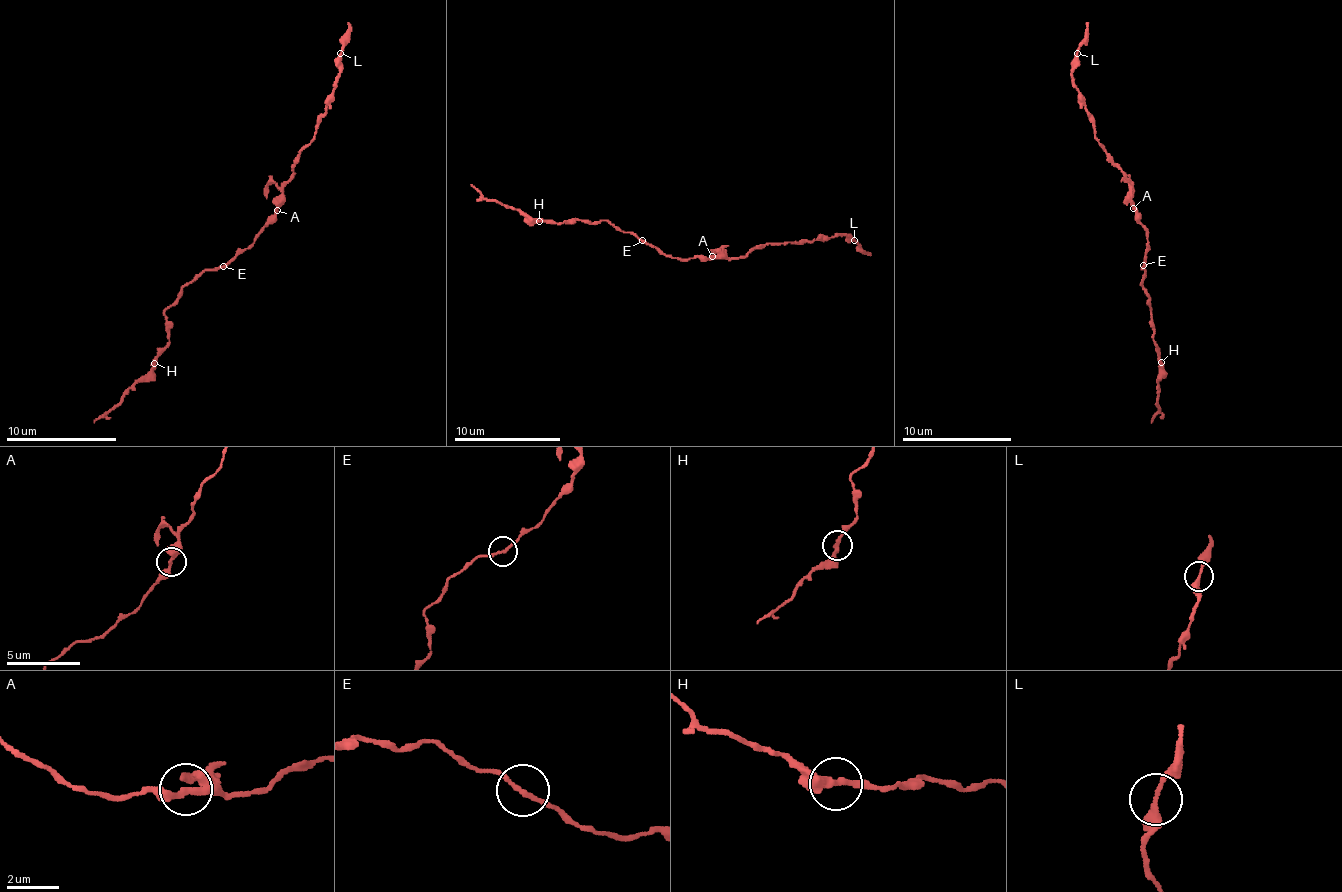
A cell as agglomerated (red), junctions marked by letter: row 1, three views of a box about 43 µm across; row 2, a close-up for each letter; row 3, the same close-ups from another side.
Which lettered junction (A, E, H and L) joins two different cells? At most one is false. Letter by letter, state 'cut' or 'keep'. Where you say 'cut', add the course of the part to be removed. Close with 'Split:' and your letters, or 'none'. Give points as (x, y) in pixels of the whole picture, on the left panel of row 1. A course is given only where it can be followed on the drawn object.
A: keep
E: keep
H: cut; course (154, 363), (114, 407), (94, 423)
L: keep
Split: H

